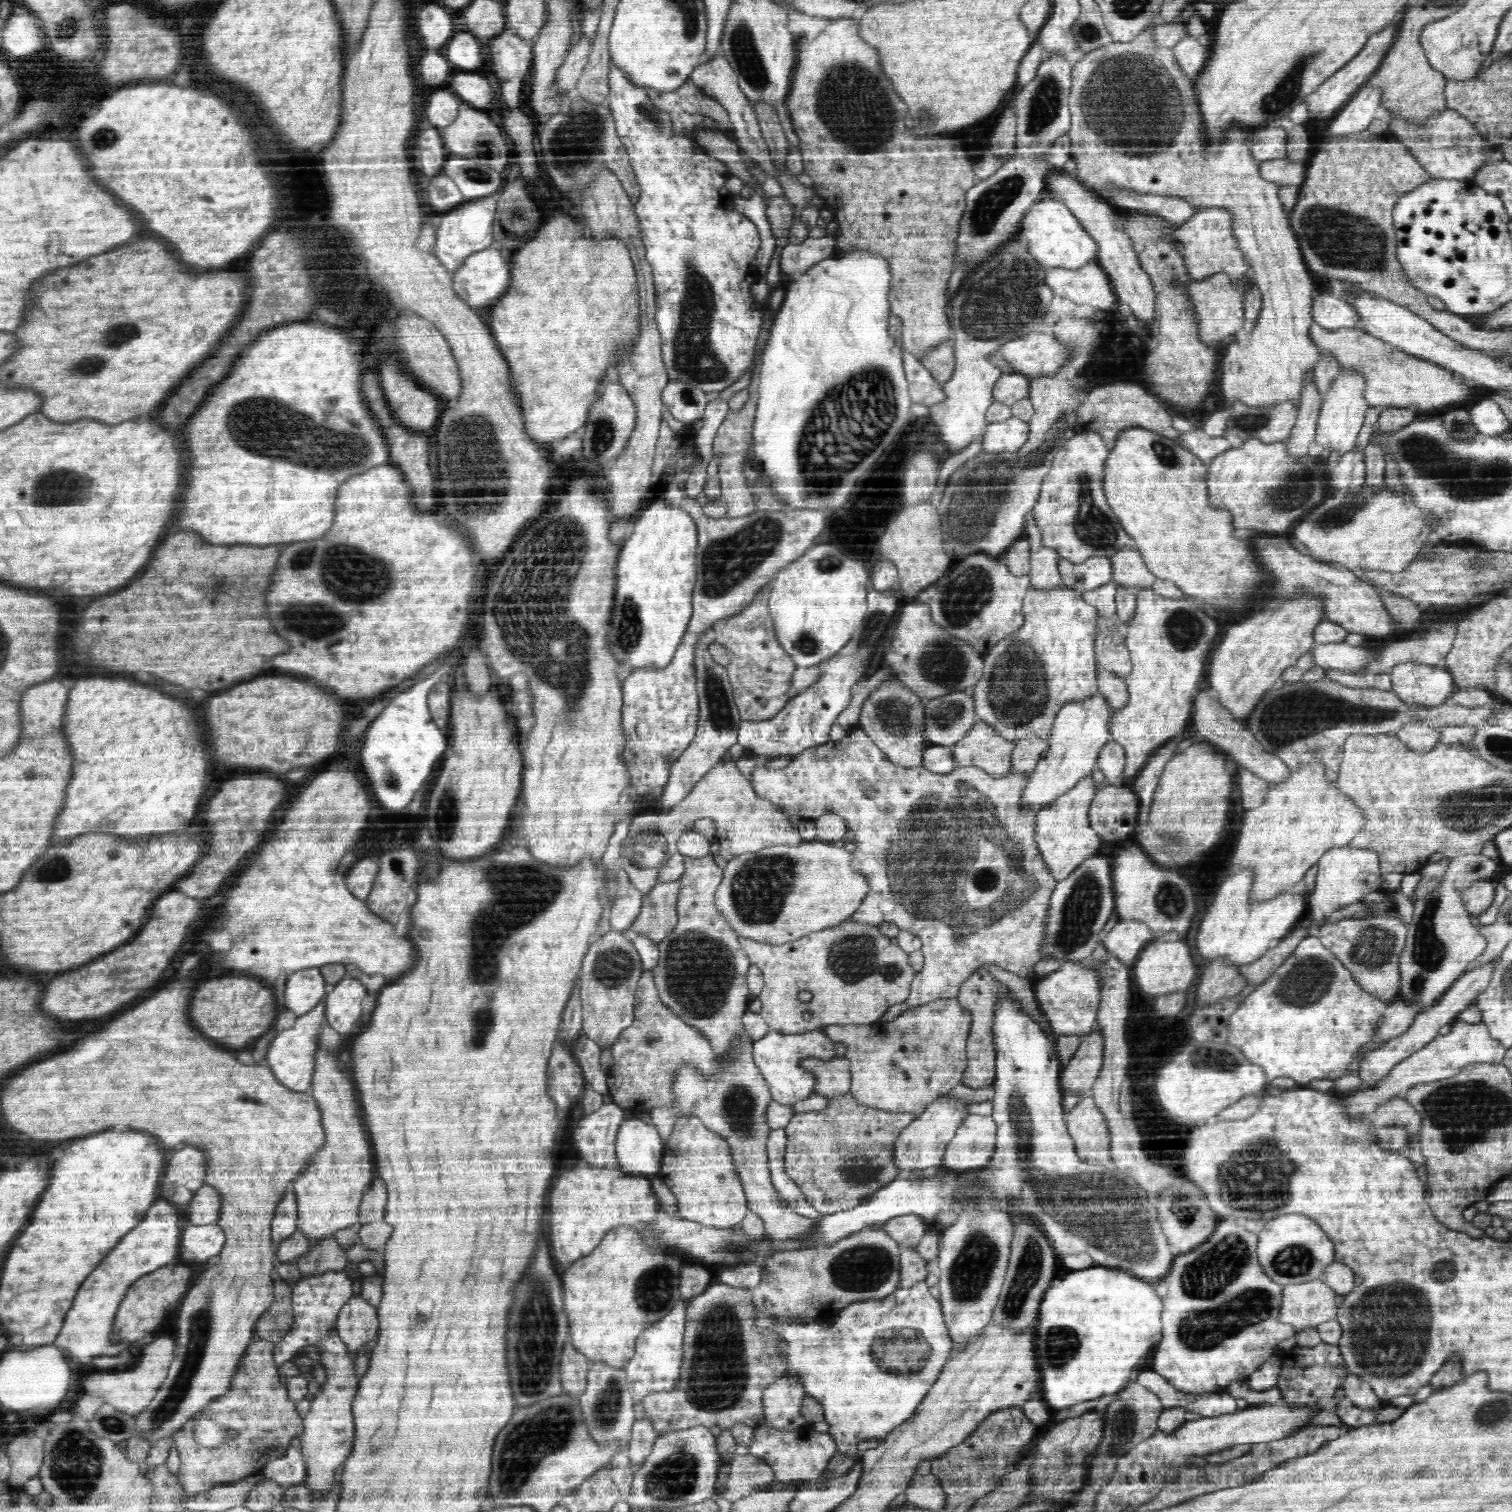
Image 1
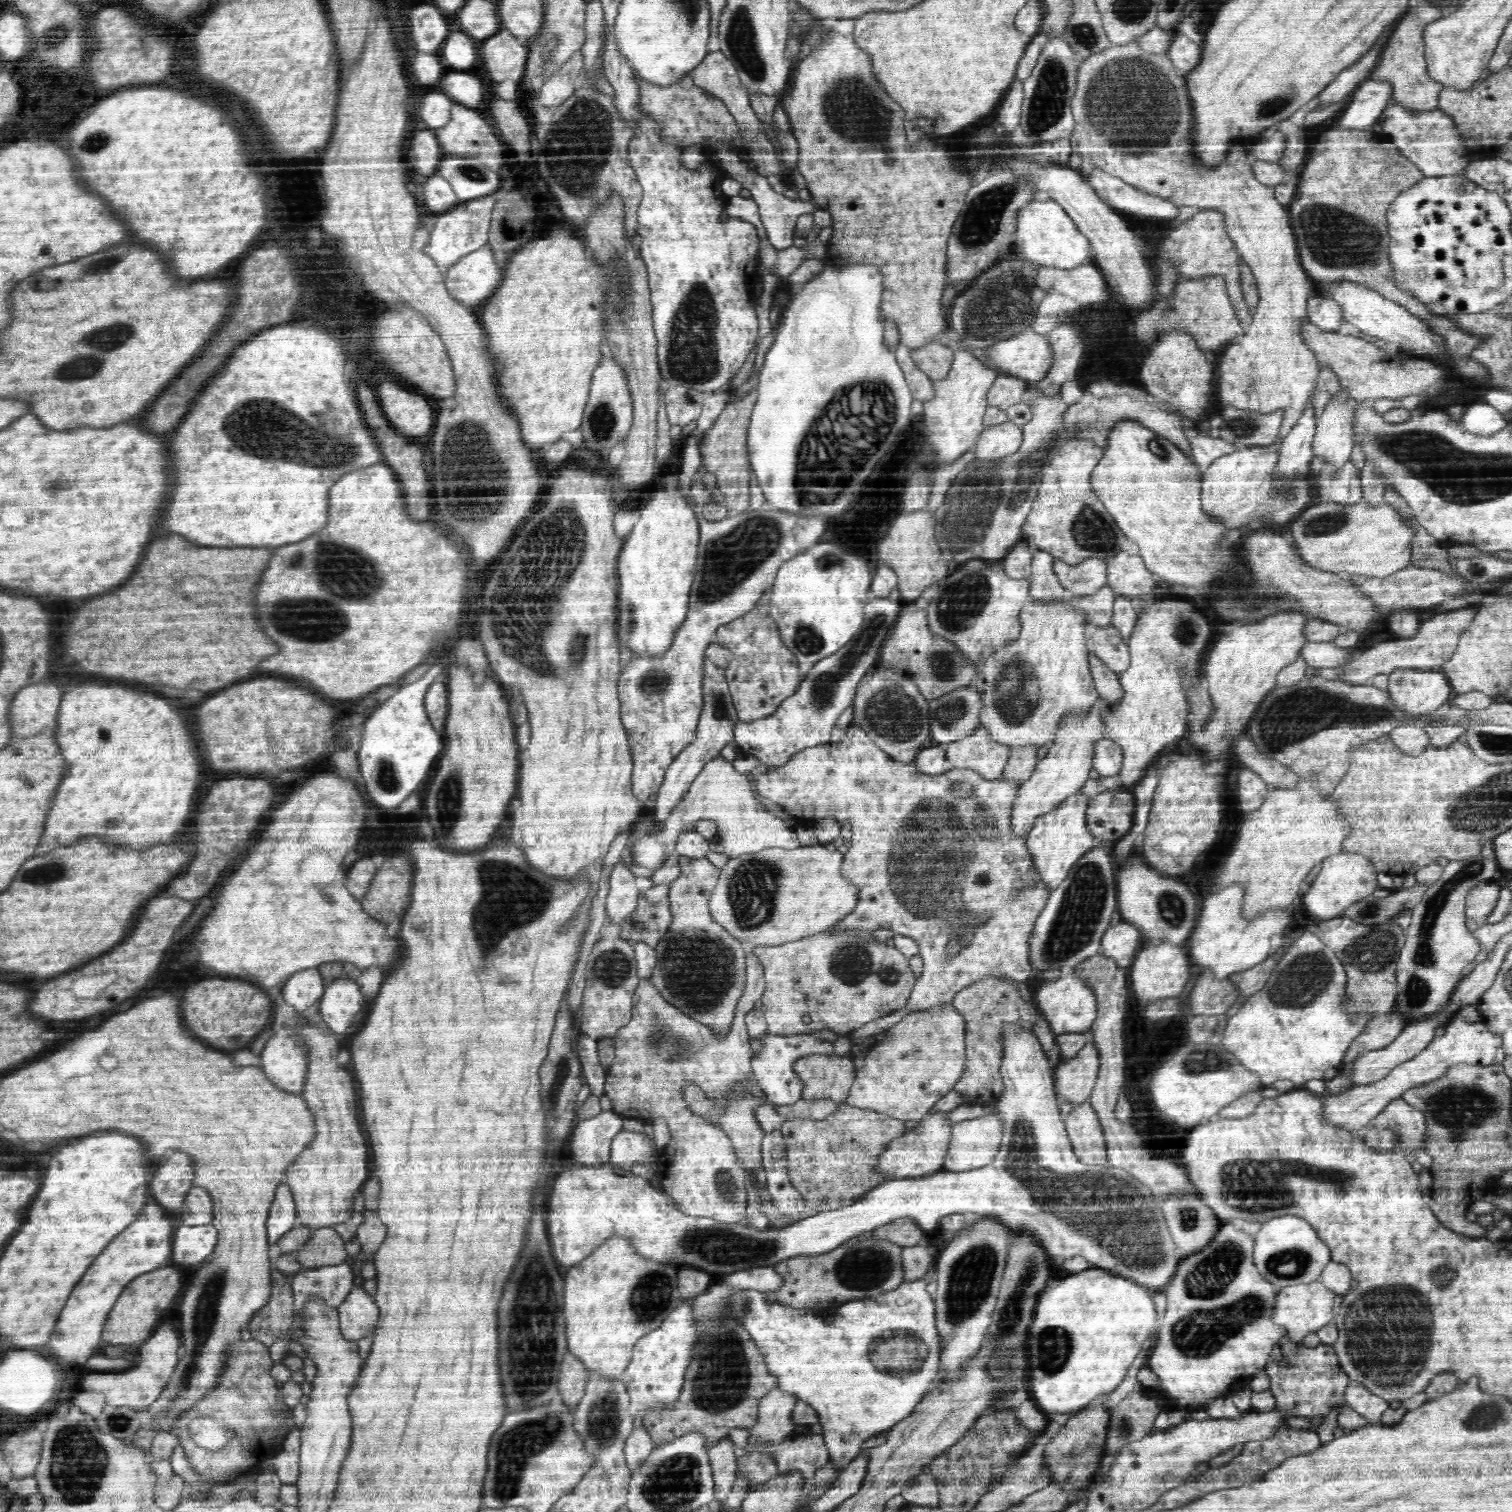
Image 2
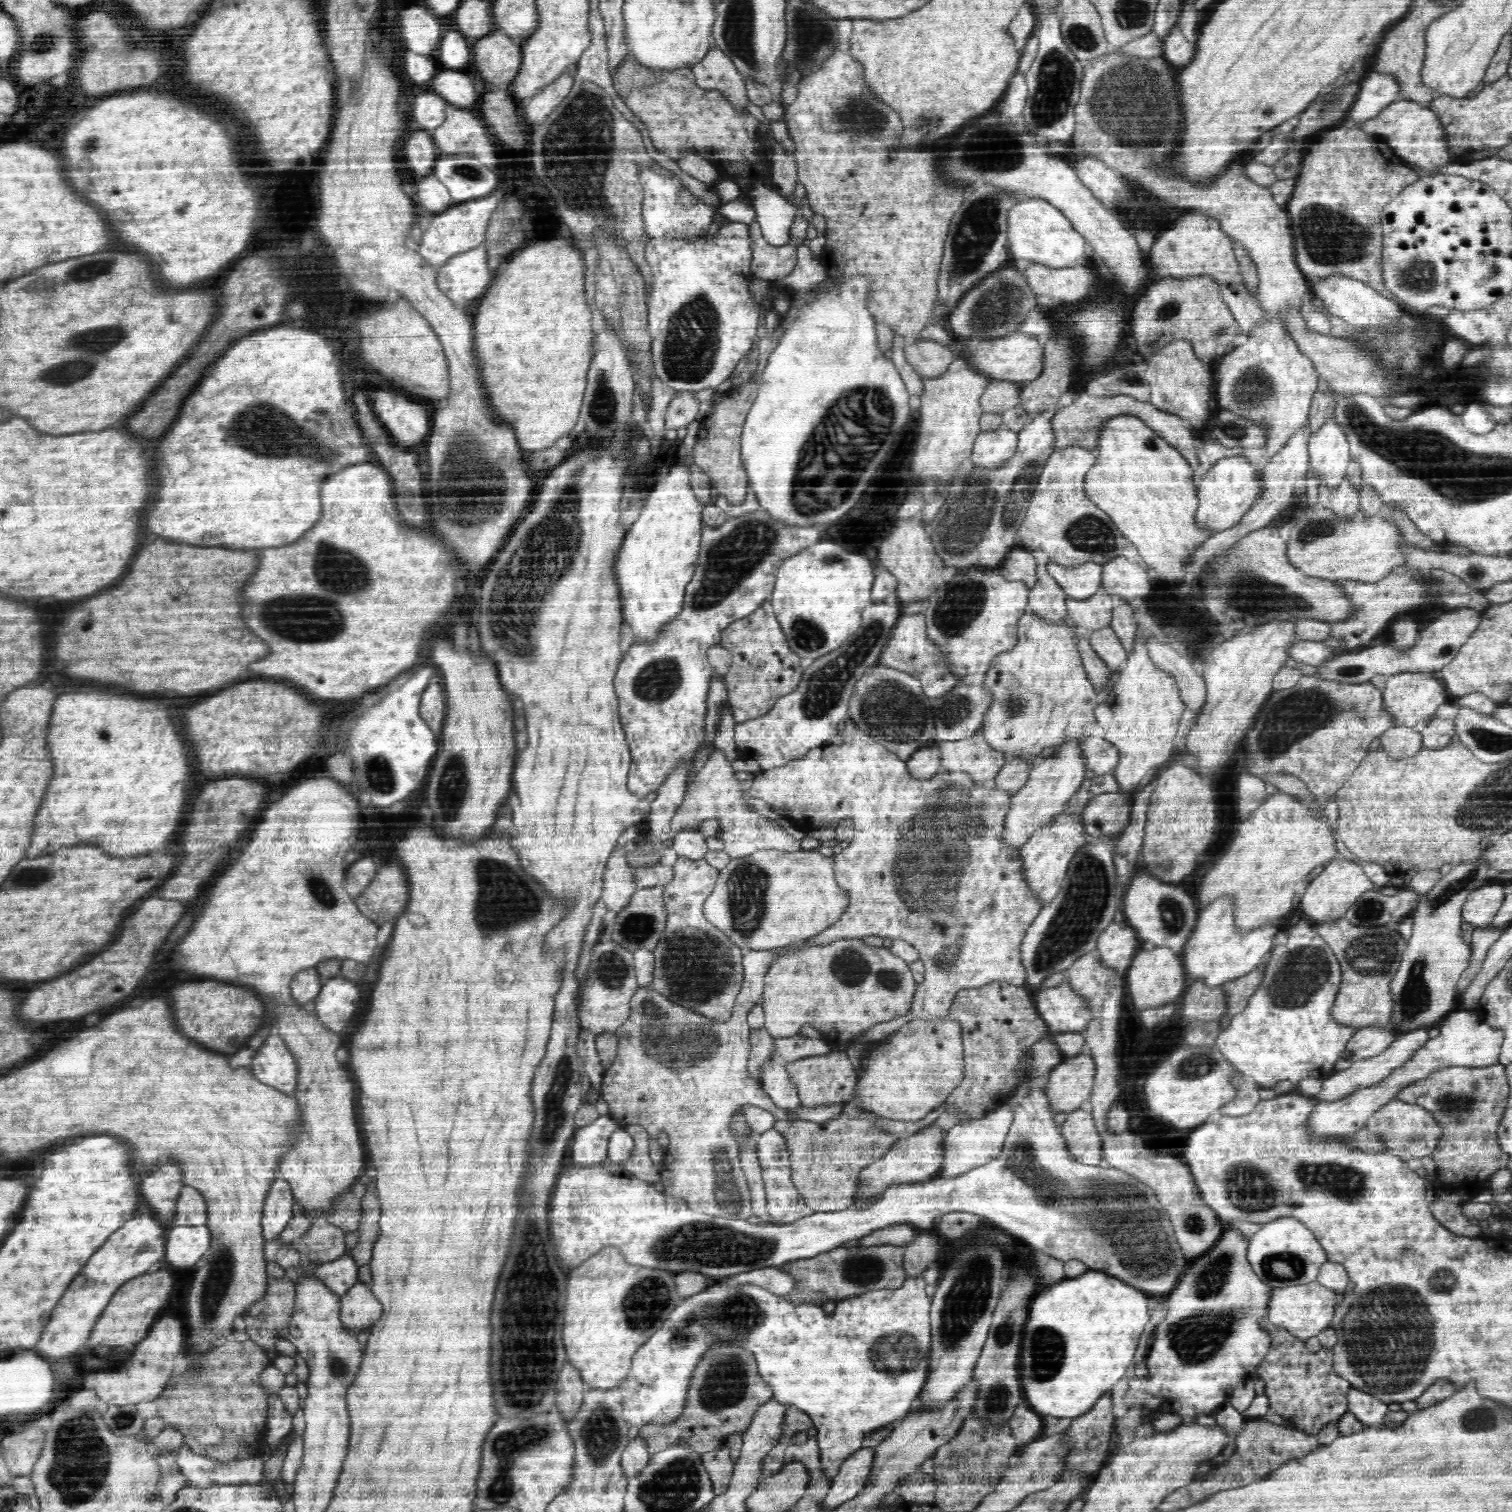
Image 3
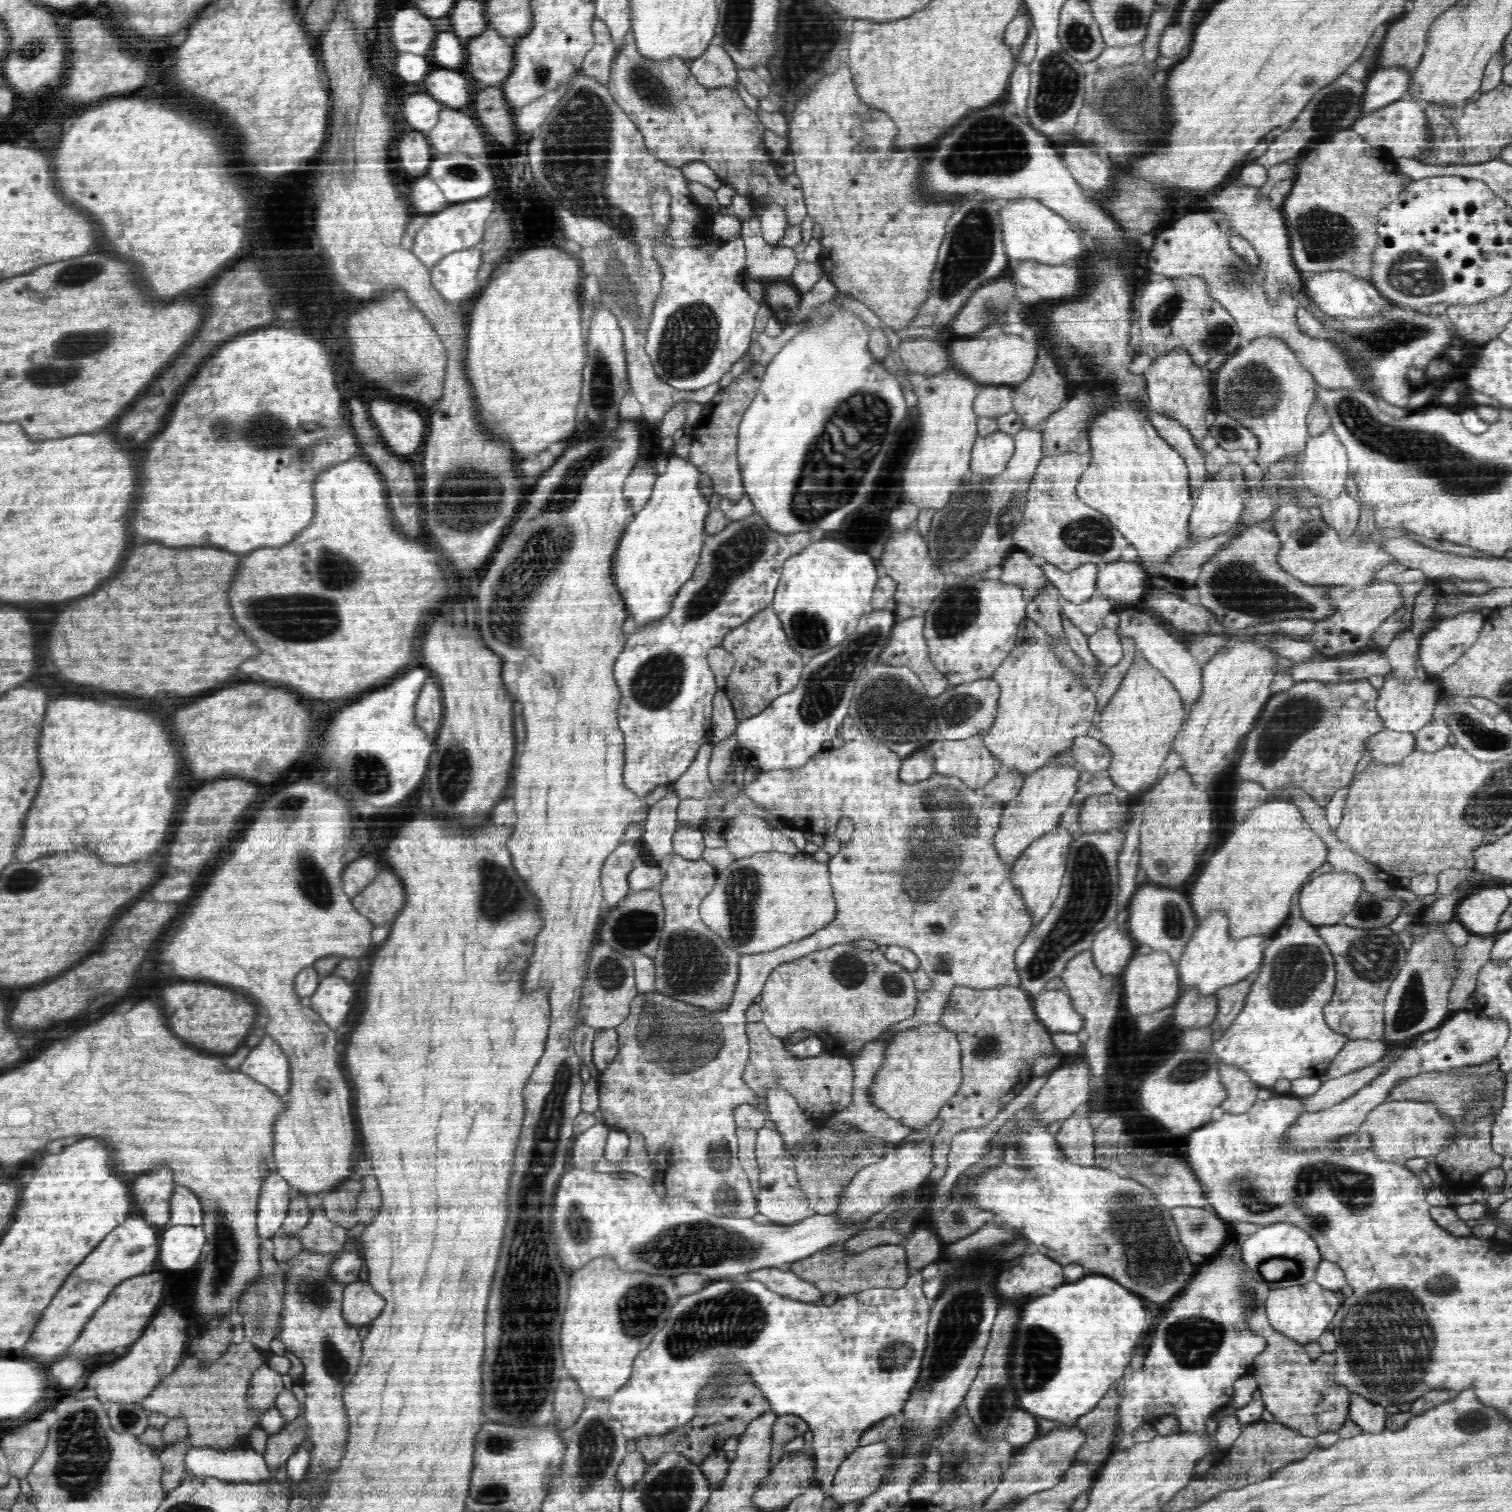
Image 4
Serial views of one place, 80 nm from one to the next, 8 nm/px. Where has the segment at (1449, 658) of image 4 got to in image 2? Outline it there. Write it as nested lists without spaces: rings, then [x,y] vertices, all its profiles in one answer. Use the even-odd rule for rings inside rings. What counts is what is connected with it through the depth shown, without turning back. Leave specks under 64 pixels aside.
[[[1471,608],[1458,609],[1452,614],[1437,614],[1430,620],[1424,621],[1418,627],[1418,630],[1408,636],[1408,638],[1380,638],[1374,641],[1370,648],[1343,667],[1343,676],[1345,681],[1352,685],[1364,685],[1368,678],[1378,676],[1378,674],[1389,675],[1398,668],[1422,668],[1437,669],[1441,668],[1452,656],[1458,634],[1464,630],[1464,626],[1472,620],[1474,610]]]

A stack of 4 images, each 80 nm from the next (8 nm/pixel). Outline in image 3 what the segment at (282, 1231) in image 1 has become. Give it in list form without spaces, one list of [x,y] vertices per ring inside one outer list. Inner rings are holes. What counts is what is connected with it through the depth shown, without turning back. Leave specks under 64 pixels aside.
[[[276,1178],[271,1184],[264,1201],[261,1225],[266,1241],[278,1239],[279,1234],[290,1222],[295,1206],[295,1198],[291,1186],[285,1180]]]

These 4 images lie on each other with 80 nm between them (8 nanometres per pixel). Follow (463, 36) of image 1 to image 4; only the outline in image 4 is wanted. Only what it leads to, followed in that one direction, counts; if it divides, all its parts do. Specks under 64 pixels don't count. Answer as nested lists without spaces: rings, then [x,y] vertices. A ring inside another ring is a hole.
[[[452,30],[436,35],[432,44],[429,59],[438,66],[444,68],[456,68],[465,58],[465,48],[462,46],[461,38],[458,38]]]

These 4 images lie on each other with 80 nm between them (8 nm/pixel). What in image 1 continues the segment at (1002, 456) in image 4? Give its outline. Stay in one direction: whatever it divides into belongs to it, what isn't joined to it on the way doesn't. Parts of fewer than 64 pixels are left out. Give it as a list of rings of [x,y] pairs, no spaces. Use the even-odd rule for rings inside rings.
[[[1012,416],[1008,420],[990,423],[982,436],[983,451],[986,453],[1017,452],[1027,444],[1030,422]]]

